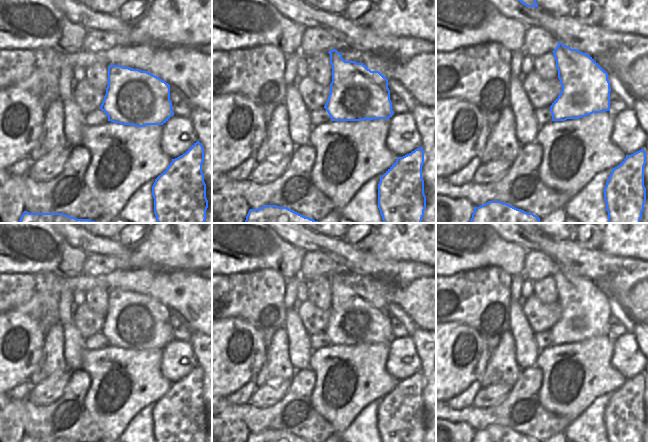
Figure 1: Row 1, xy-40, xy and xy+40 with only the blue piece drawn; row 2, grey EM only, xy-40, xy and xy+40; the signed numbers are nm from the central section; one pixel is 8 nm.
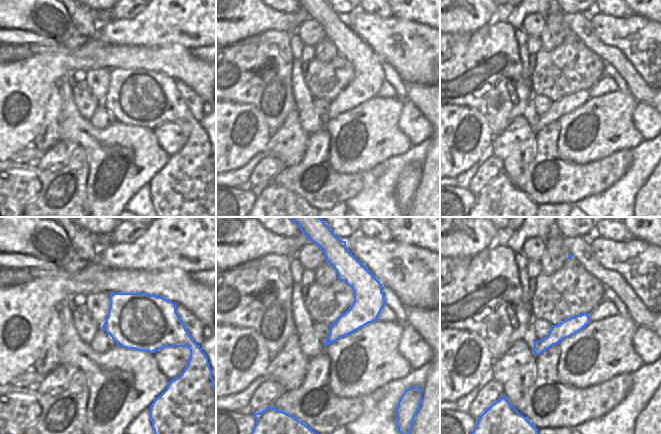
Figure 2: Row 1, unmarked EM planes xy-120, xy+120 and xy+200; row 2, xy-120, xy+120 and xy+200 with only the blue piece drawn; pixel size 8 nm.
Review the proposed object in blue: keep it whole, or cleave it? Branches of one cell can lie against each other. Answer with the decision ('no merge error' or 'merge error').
no merge error

